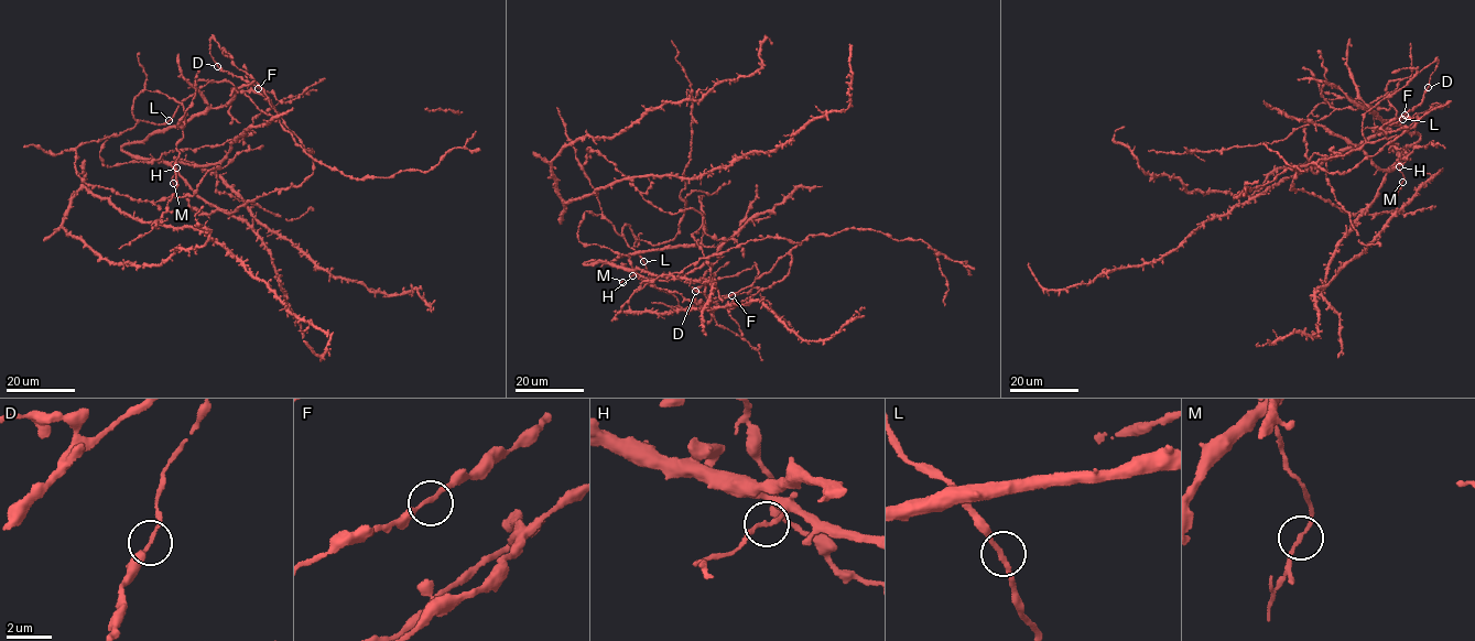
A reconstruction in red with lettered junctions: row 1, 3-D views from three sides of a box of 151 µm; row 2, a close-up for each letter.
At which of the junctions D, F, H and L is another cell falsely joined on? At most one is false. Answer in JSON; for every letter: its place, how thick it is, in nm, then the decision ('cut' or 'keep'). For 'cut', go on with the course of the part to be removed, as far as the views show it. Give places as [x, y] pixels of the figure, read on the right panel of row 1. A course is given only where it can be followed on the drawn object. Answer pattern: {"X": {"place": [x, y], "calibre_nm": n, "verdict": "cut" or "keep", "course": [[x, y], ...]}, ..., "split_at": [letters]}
{"D": {"place": [1428, 87], "calibre_nm": 160, "verdict": "keep"}, "F": {"place": [1405, 115], "calibre_nm": 180, "verdict": "keep"}, "H": {"place": [1399, 166], "calibre_nm": 140, "verdict": "cut", "course": [[1399, 166], [1403, 180], [1397, 195]]}, "L": {"place": [1402, 119], "calibre_nm": 200, "verdict": "keep"}, "split_at": ["H"]}

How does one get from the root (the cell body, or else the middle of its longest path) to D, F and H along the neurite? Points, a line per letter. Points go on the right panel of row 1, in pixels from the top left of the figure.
D: (1403, 118), (1434, 102), (1442, 107), (1399, 136), (1364, 139), (1363, 115), (1435, 60), (1428, 87)
F: (1403, 118), (1434, 102), (1442, 107), (1399, 136), (1364, 139), (1363, 115), (1435, 60), (1422, 100), (1405, 115)
H: (1403, 118), (1442, 107), (1399, 136), (1301, 165), (1290, 188), (1355, 214), (1399, 166)

